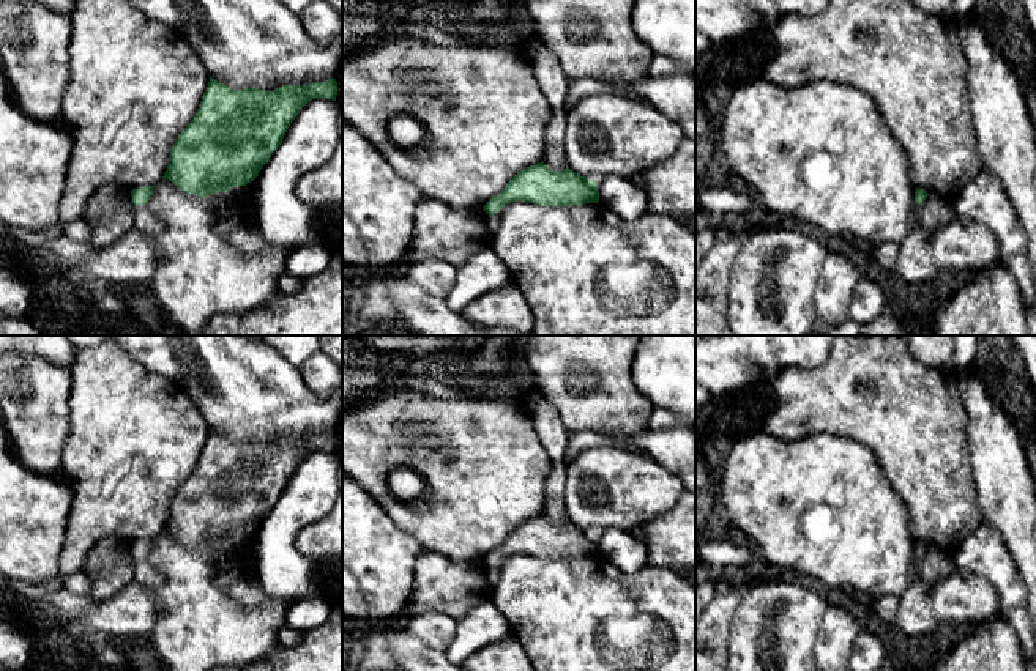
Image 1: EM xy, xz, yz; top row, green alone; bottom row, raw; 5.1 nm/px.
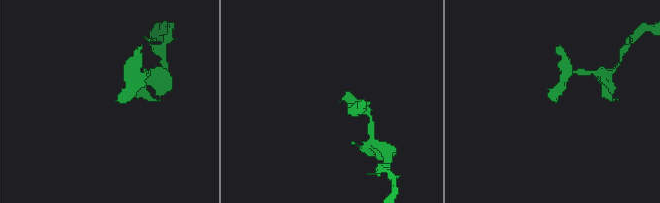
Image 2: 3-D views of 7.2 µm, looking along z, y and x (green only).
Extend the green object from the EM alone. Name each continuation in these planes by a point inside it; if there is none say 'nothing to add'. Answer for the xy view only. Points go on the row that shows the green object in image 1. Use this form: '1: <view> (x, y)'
1: xy (144, 221)

